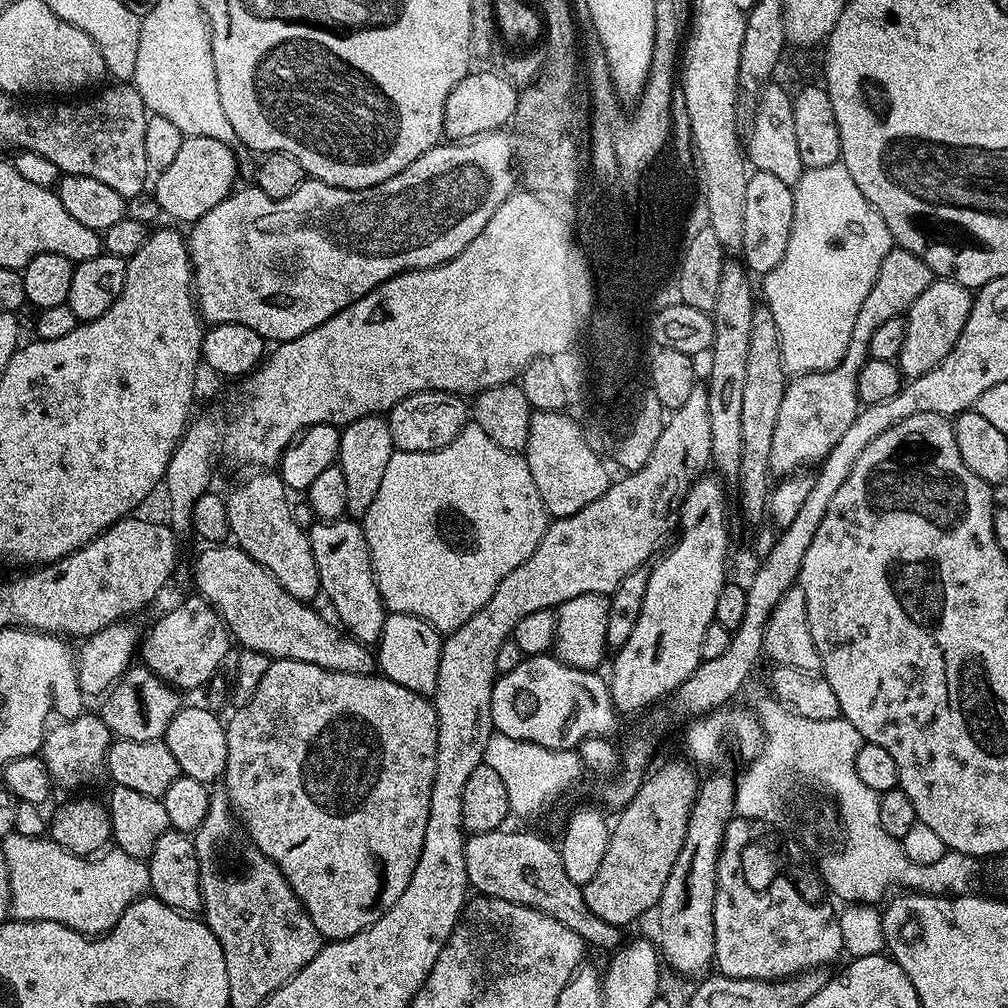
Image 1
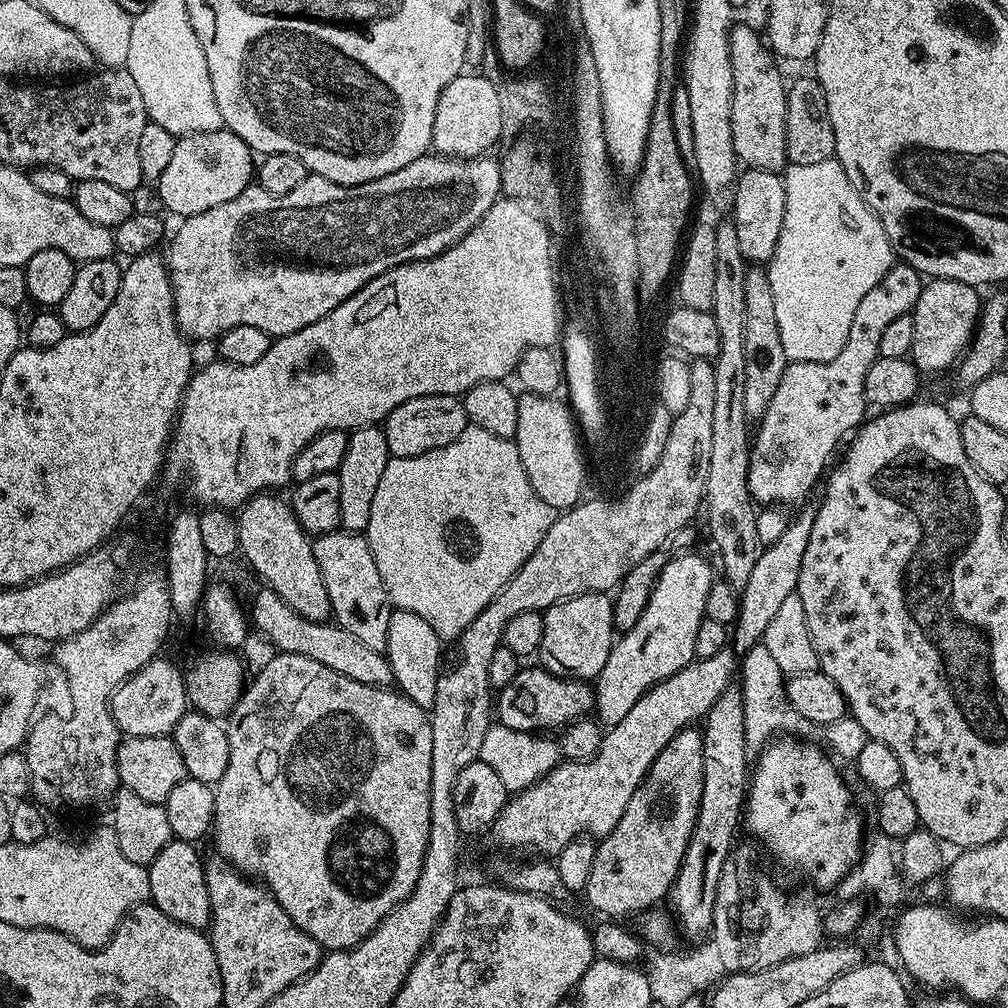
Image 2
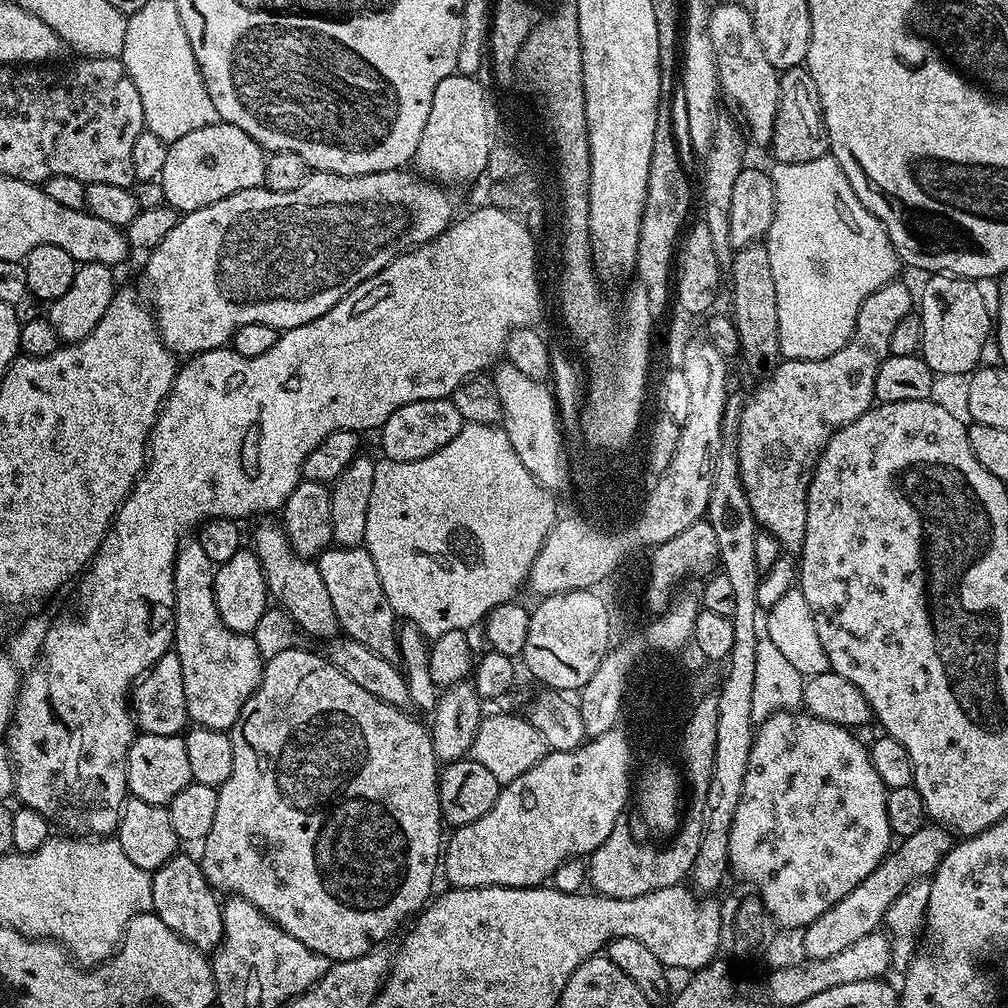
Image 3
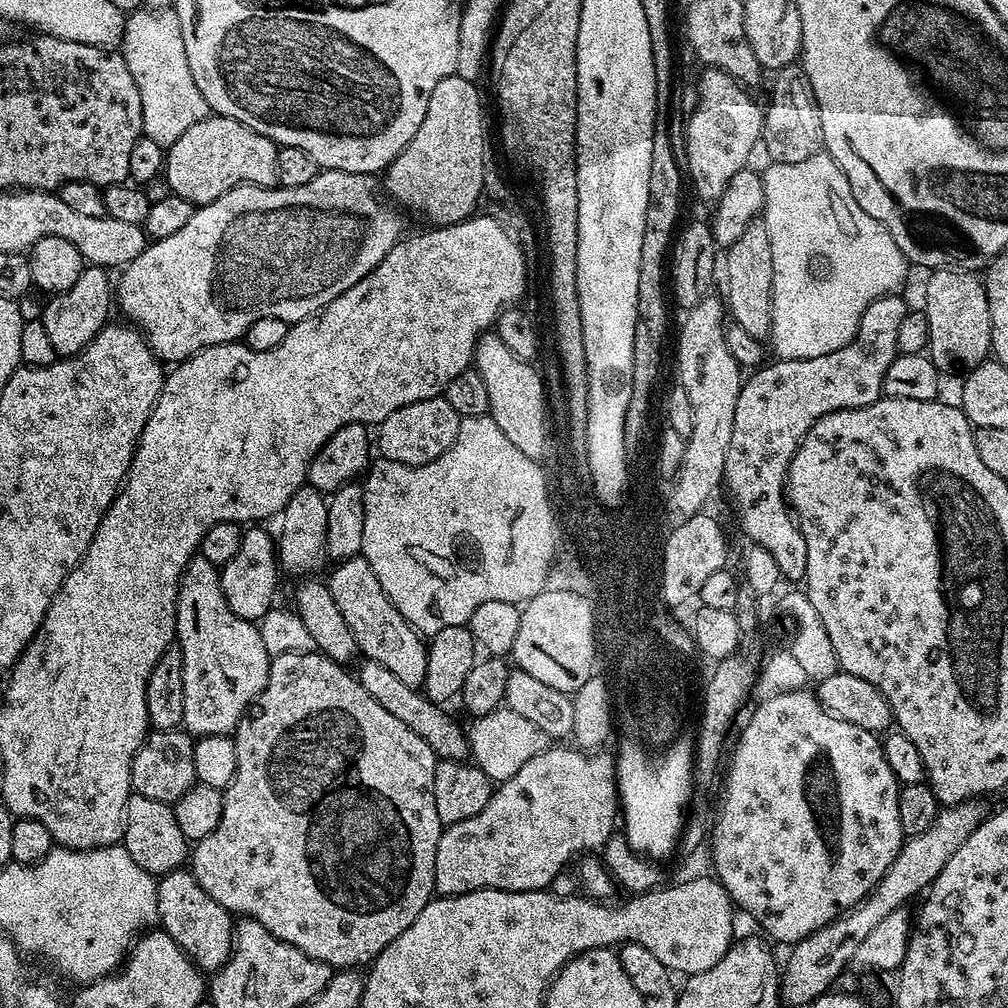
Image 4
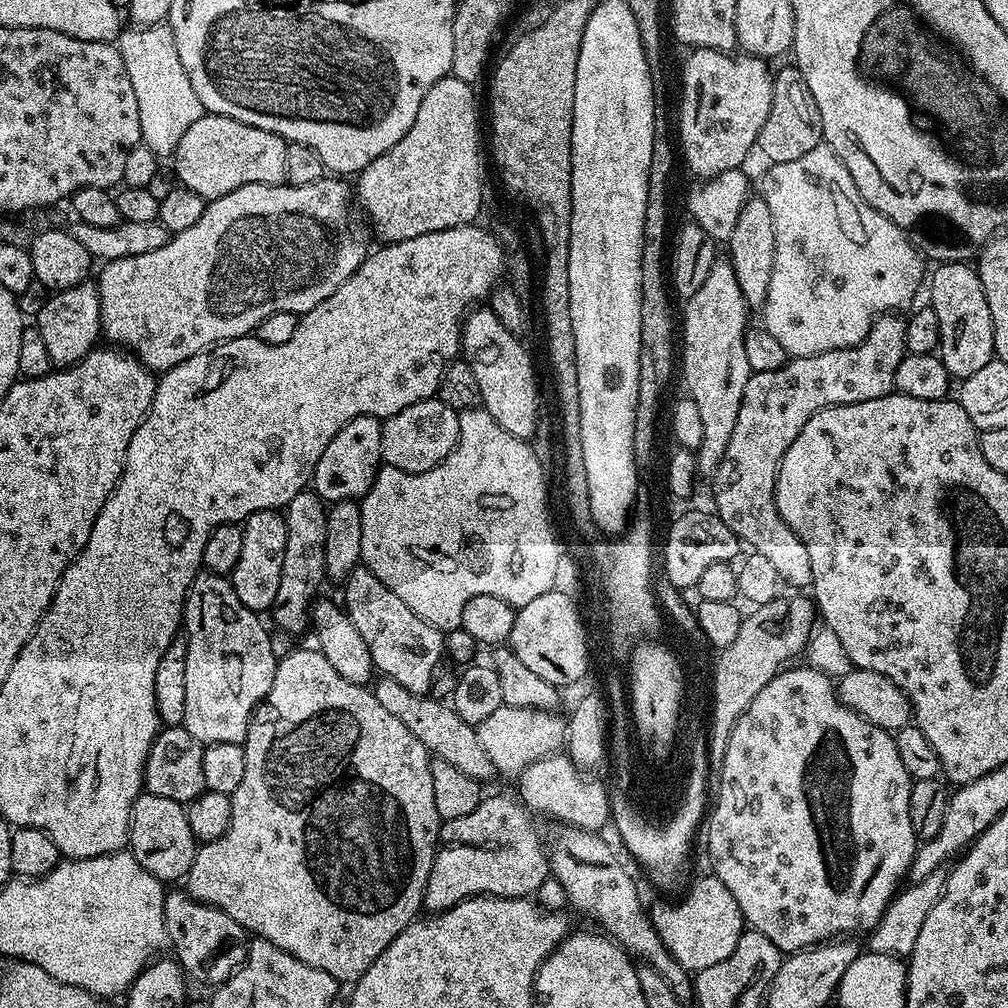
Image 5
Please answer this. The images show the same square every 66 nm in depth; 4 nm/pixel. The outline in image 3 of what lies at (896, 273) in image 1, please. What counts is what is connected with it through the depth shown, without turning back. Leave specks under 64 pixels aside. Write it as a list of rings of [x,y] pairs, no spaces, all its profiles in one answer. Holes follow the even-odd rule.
[[[903,279],[892,280],[886,286],[874,290],[866,302],[858,310],[856,328],[852,337],[842,346],[842,350],[834,350],[826,358],[817,360],[785,360],[767,373],[759,381],[760,384],[744,401],[744,409],[740,415],[740,425],[736,435],[736,453],[738,454],[738,470],[742,478],[742,486],[746,490],[746,498],[750,502],[750,510],[754,514],[757,525],[768,532],[781,549],[788,554],[798,554],[806,538],[806,502],[808,501],[808,478],[824,444],[832,434],[853,424],[862,414],[873,407],[874,378],[878,376],[878,366],[890,354],[890,333],[898,326],[901,318],[914,311],[914,292],[902,282]]]

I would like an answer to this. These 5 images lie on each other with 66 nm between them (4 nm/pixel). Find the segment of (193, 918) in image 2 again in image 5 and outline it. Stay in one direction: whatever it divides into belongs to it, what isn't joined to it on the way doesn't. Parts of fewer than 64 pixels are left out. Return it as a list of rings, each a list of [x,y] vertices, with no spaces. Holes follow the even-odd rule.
[[[169,891],[164,897],[164,913],[166,914],[167,943],[172,944],[174,959],[189,977],[192,976],[200,984],[219,986],[231,978],[232,973],[240,967],[248,952],[249,933],[245,932],[230,914],[218,910],[209,904],[203,904],[189,896],[187,891]]]

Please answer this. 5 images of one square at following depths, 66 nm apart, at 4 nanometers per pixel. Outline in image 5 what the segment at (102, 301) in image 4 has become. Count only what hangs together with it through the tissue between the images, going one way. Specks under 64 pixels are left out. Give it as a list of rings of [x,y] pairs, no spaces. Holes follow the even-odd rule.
[[[85,282],[49,297],[36,316],[34,327],[42,334],[52,365],[57,369],[70,368],[97,347],[101,339],[100,290],[95,283]]]

